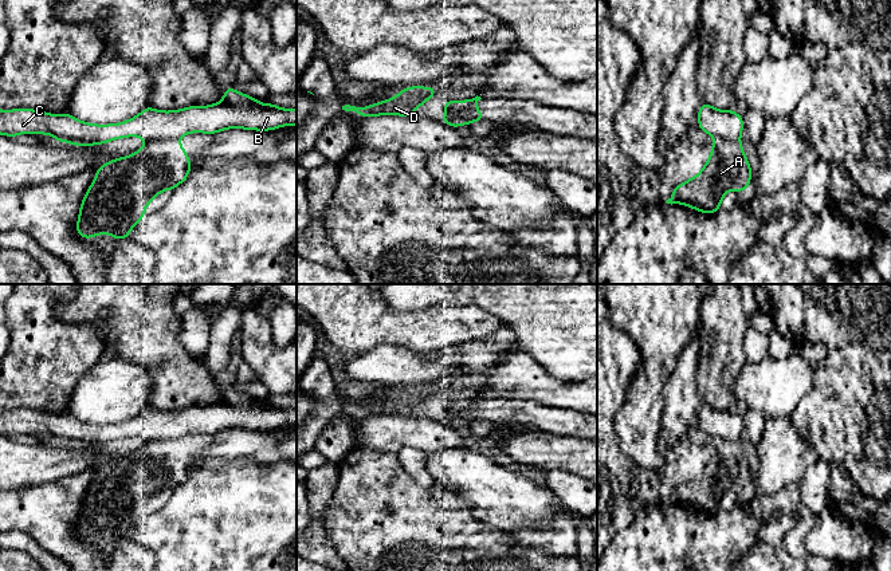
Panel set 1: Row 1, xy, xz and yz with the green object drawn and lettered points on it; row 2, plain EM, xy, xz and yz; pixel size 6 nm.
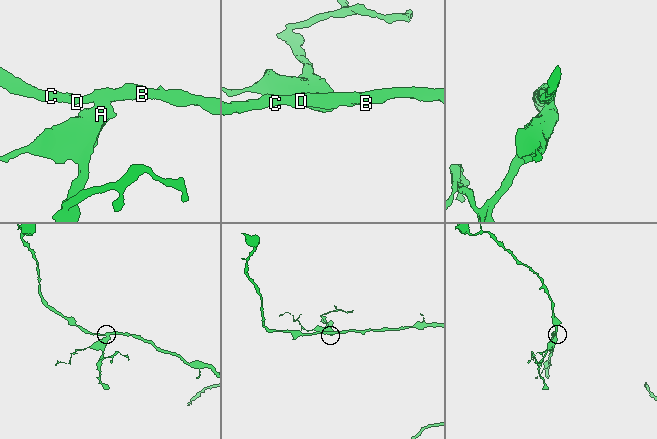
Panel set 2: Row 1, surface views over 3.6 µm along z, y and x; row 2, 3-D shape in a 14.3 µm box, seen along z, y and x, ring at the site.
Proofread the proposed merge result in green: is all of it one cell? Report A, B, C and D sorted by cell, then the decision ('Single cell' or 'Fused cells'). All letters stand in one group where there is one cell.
Groups: A / B C D. Fused cells

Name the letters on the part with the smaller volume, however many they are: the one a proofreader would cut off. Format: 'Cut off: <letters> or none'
Cut off: A

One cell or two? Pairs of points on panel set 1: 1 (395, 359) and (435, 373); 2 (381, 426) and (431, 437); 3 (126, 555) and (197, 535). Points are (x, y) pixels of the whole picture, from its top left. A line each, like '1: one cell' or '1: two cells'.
1: one cell
2: one cell
3: two cells

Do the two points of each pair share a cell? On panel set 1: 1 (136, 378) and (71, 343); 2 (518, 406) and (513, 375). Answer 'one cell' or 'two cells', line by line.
1: two cells
2: two cells

